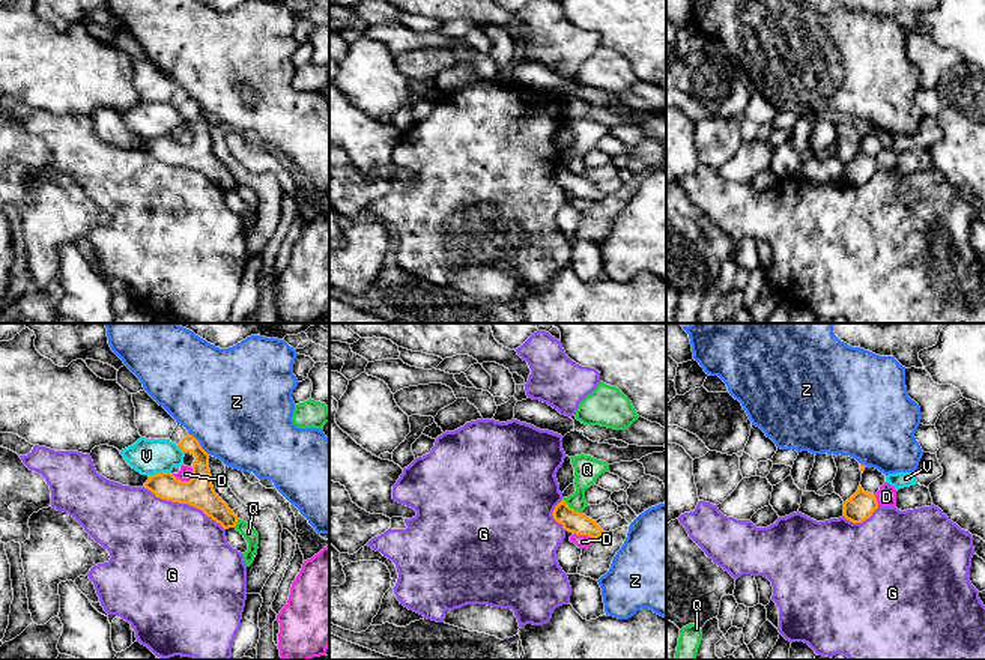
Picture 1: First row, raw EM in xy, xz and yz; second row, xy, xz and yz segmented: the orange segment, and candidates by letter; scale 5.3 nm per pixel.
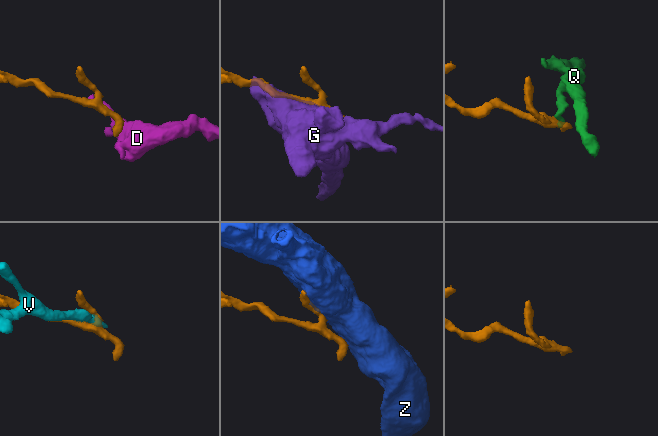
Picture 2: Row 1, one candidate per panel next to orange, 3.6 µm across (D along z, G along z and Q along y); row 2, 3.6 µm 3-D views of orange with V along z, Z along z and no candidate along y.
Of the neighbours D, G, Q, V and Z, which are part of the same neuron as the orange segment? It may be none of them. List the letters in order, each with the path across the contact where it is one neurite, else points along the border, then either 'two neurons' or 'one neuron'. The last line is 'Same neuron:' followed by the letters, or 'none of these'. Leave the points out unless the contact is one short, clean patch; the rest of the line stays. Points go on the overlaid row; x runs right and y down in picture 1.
D: two neurons
G: two neurons
Q: border along xz (563, 499), (581, 513); two neurons
V: two neurons
Z: two neurons
Same neuron: none of these

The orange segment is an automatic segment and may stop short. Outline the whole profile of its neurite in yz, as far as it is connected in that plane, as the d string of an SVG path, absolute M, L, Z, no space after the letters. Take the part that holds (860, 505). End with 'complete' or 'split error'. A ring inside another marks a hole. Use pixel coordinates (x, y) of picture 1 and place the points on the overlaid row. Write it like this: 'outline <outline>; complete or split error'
outline M859 486L857 492L844 502L844 517L853 523L862 523L878 508L874 493L868 493Z; complete

